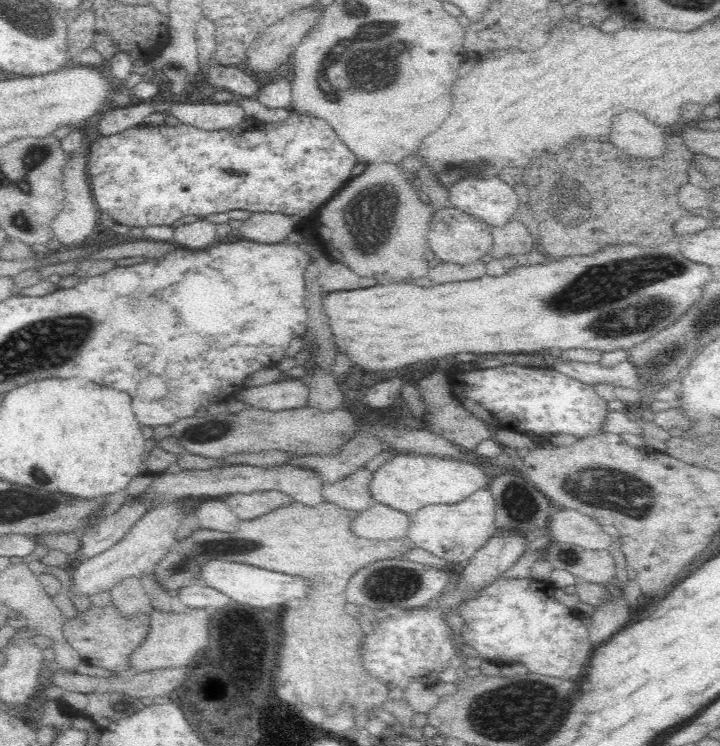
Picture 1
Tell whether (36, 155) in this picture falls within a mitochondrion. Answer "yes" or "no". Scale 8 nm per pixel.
yes

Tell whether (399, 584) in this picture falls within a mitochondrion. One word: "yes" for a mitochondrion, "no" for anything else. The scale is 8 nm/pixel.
yes

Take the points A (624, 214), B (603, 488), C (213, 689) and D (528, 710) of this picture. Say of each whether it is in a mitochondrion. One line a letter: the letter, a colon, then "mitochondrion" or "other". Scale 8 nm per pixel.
A: other
B: mitochondrion
C: other
D: mitochondrion

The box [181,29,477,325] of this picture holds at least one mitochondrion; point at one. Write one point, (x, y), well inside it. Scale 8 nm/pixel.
(361, 215)

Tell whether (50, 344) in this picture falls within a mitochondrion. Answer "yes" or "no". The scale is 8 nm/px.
yes

